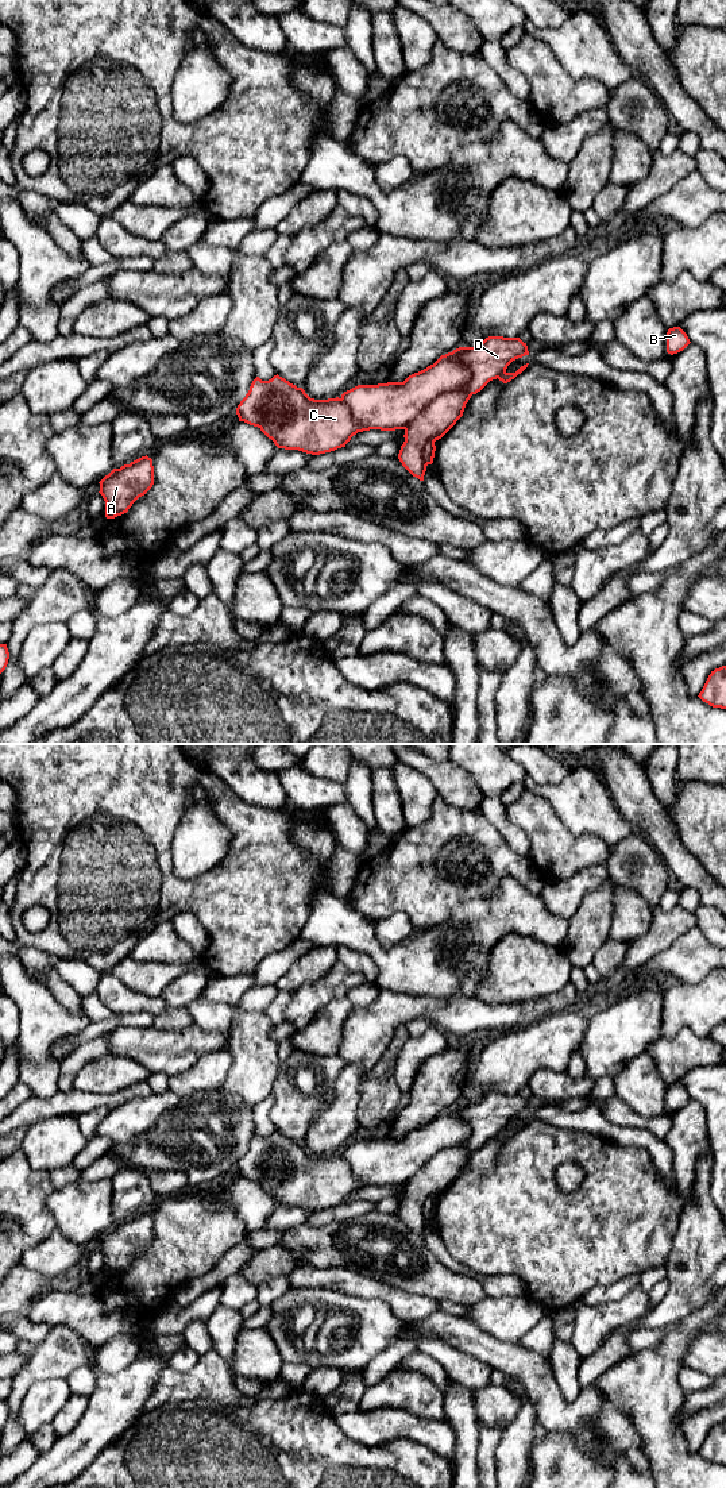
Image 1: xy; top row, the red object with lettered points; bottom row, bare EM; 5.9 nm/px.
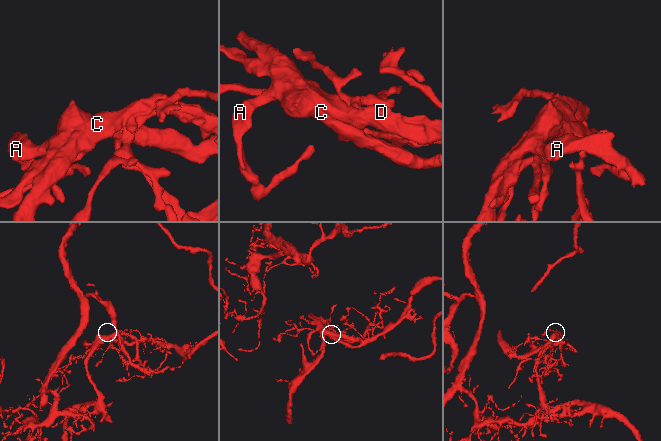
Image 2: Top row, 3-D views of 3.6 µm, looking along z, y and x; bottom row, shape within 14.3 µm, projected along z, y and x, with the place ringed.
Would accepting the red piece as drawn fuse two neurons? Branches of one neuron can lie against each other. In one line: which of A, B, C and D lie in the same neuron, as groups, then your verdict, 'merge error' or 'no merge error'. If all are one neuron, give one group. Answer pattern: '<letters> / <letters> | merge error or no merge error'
A B C / D | merge error

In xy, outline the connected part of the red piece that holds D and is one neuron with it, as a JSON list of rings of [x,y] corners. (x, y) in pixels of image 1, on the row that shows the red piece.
[[[488,336],[478,346],[459,347],[441,355],[433,365],[409,375],[403,382],[358,385],[344,392],[341,401],[348,406],[360,432],[405,429],[437,396],[452,390],[476,394],[490,381],[503,375],[513,361],[525,355],[529,355],[528,346],[520,338]]]

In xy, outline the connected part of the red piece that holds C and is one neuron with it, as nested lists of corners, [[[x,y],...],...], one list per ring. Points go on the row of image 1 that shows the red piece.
[[[278,374],[269,381],[256,377],[236,408],[239,421],[258,427],[278,448],[320,455],[345,447],[359,431],[341,398],[314,400]]]

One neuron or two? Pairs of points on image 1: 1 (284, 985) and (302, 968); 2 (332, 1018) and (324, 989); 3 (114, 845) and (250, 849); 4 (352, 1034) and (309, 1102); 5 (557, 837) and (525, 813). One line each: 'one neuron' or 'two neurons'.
1: one neuron
2: two neurons
3: one neuron
4: two neurons
5: one neuron

